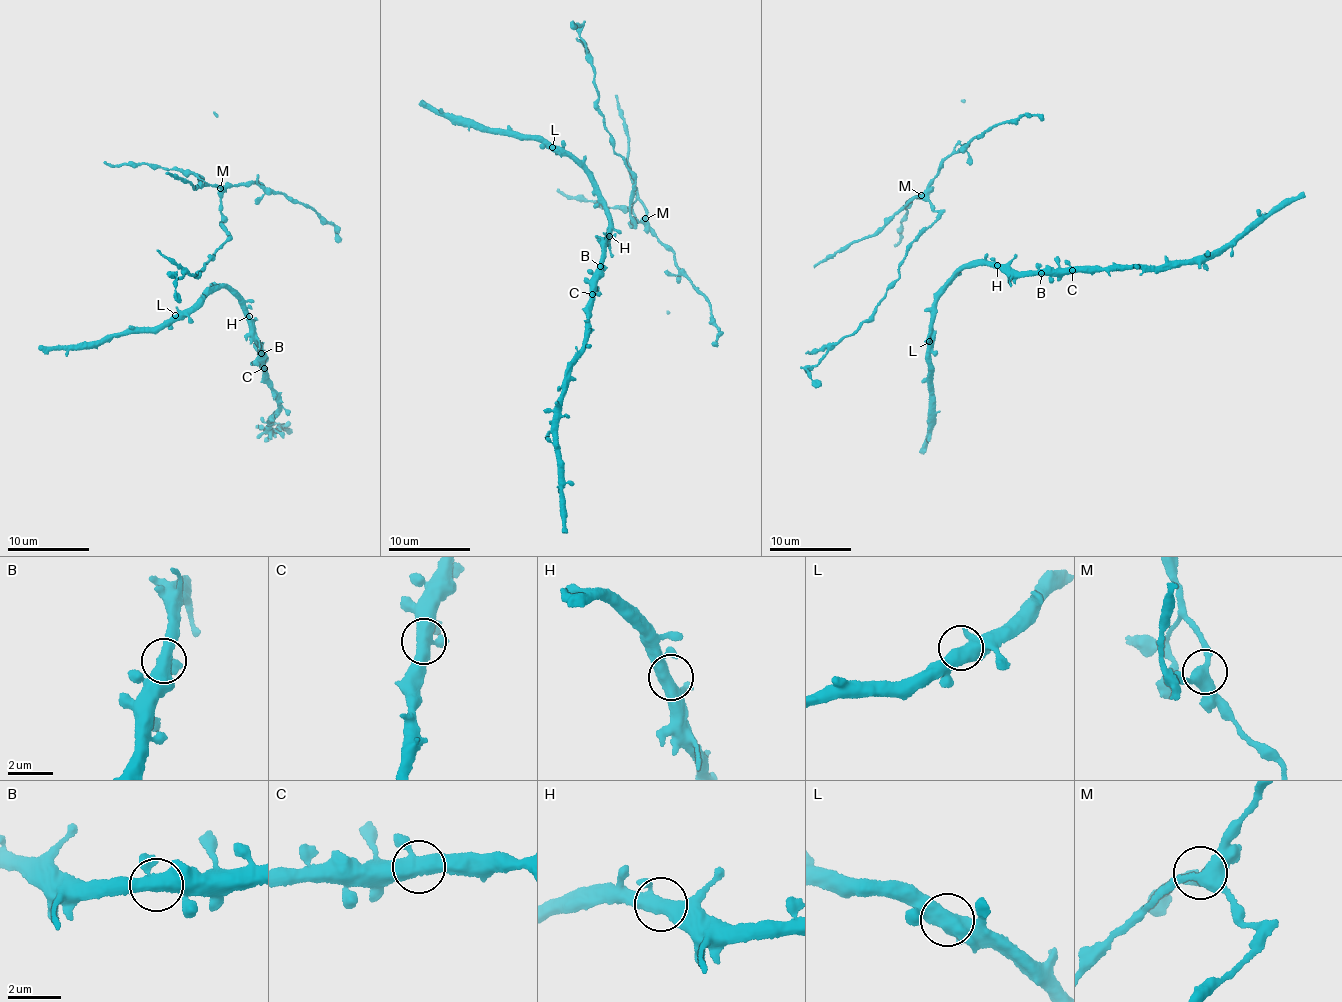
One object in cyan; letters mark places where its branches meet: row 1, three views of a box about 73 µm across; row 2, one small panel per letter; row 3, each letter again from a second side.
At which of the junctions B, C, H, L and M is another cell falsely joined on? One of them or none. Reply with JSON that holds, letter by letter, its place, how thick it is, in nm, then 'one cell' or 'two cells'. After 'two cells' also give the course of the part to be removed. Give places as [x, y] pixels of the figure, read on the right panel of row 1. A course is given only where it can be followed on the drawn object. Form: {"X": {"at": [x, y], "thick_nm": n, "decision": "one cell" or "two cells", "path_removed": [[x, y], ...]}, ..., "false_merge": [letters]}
{"B": {"at": [1041, 273], "thick_nm": 440, "decision": "one cell"}, "C": {"at": [1072, 270], "thick_nm": 440, "decision": "one cell"}, "H": {"at": [997, 265], "thick_nm": 440, "decision": "one cell"}, "L": {"at": [929, 341], "thick_nm": 460, "decision": "one cell"}, "M": {"at": [921, 195], "thick_nm": 400, "decision": "one cell"}, "false_merge": []}

